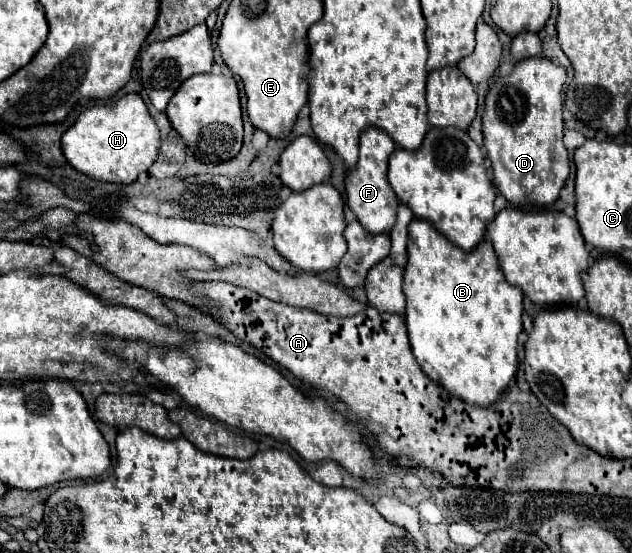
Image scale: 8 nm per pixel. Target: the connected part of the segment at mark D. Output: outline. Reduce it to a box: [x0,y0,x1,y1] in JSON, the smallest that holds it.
[483,57,569,209]

